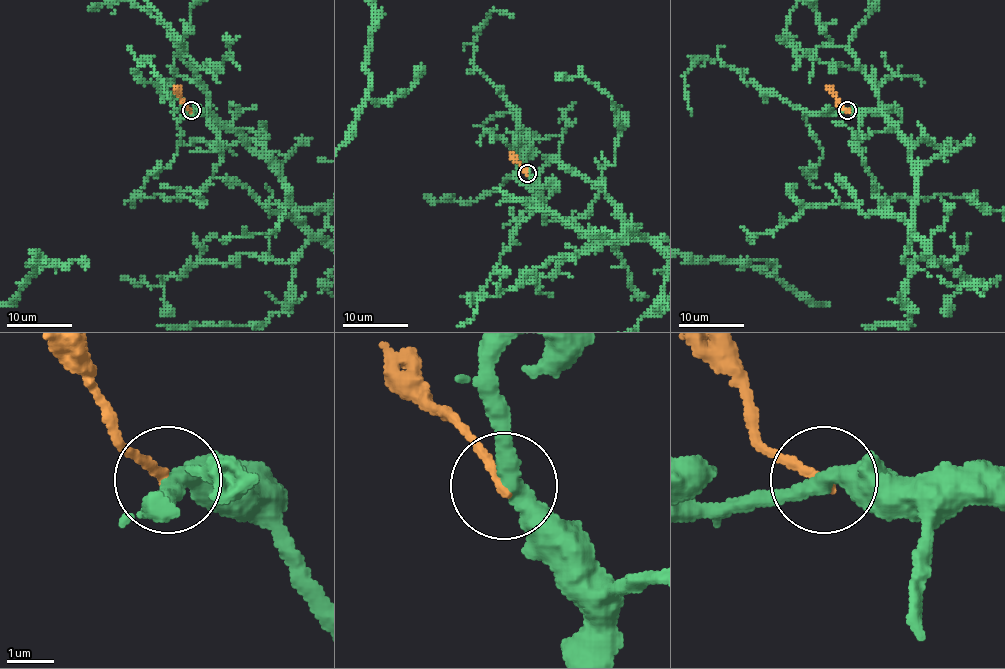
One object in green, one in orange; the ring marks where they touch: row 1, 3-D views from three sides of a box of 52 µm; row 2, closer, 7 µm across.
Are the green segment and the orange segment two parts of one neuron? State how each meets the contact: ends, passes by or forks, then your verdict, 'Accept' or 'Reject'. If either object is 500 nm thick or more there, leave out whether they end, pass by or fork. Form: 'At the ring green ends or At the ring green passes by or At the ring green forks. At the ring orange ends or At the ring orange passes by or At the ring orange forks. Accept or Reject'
At the ring green passes by. At the ring orange ends. Reject

